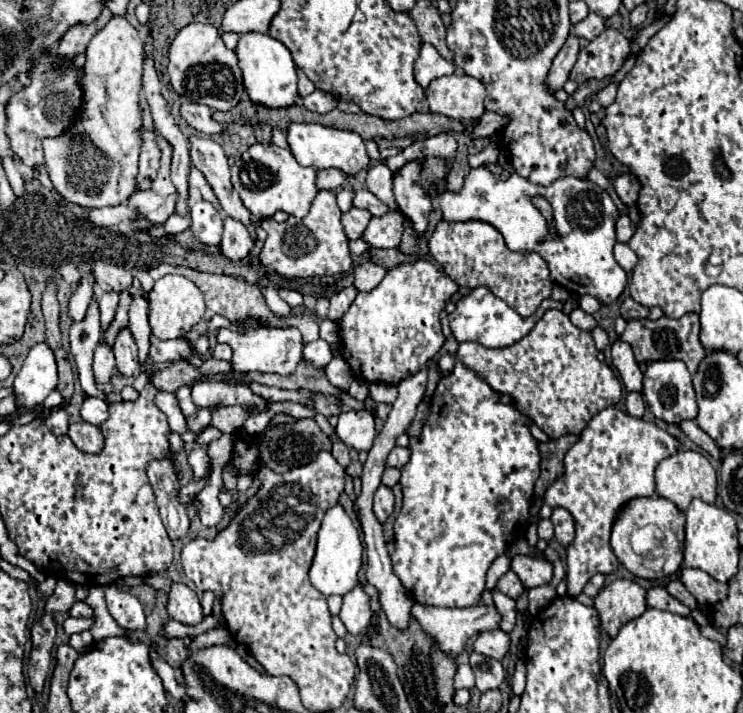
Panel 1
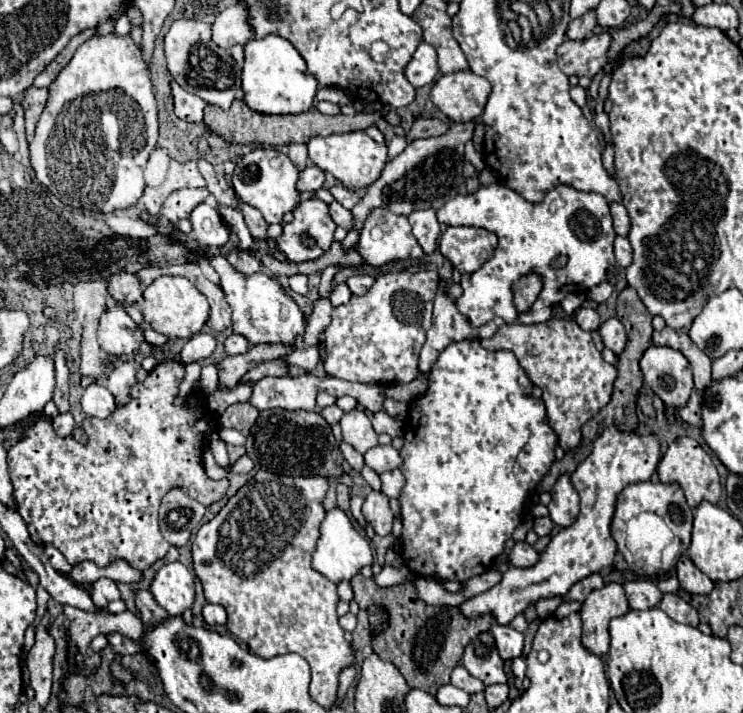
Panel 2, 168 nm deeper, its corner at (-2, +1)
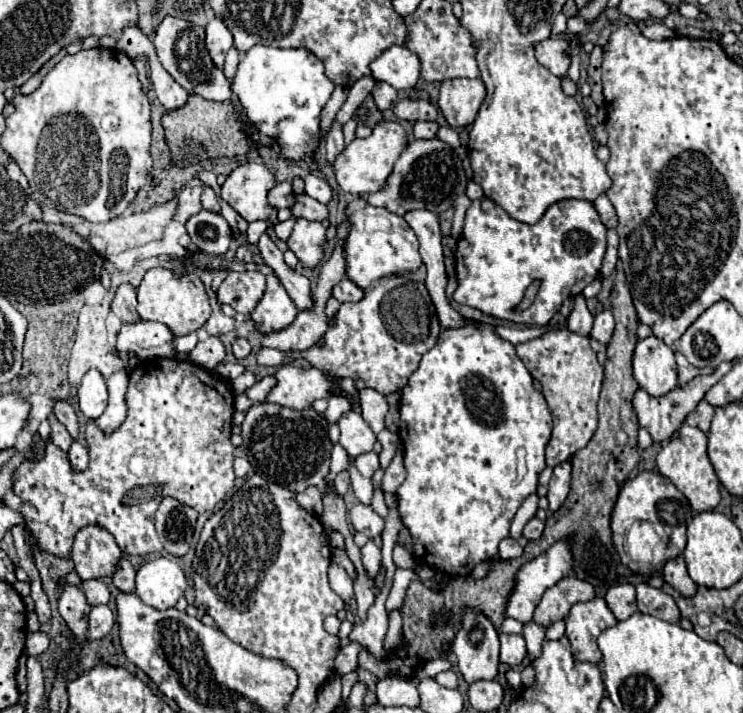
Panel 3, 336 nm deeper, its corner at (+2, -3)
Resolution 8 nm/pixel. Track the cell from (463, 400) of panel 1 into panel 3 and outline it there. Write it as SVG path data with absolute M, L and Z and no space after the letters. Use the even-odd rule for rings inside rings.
M468 320L466 326L442 330L440 332L440 338L438 338L438 344L430 352L426 352L422 356L418 370L410 376L408 384L402 388L400 418L406 424L404 426L406 428L404 464L406 464L408 474L406 474L406 480L402 482L402 486L398 488L396 498L398 498L398 510L400 510L400 516L402 516L402 522L404 522L404 526L408 528L408 532L410 532L410 536L414 540L414 556L422 564L428 564L432 568L444 570L450 576L470 576L472 570L474 570L474 566L478 562L484 562L484 560L490 560L490 558L496 558L498 556L498 542L502 538L506 538L508 528L510 528L510 522L512 522L518 506L530 494L536 492L538 474L546 468L544 448L546 448L546 444L550 440L550 434L552 434L552 414L548 410L548 404L544 400L544 394L532 386L532 376L526 370L526 366L522 364L522 360L516 356L514 344L510 344L508 340L502 340L494 332L492 326L488 326L484 322ZM518 448L524 448L528 452L526 454L526 466L528 466L528 470L526 470L524 478L518 476L518 464L516 464L516 452L518 452Z

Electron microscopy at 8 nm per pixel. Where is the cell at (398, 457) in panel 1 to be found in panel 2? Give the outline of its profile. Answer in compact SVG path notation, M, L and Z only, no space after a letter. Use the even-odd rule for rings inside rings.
M374 446L364 454L364 462L374 470L374 472L386 472L386 470L394 470L400 468L402 464L402 456L396 448L392 446Z

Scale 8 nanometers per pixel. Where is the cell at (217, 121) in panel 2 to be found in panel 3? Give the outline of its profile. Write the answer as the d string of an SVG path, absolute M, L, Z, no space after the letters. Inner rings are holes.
M190 94L186 106L164 112L162 126L166 134L166 144L170 148L172 164L176 166L192 166L192 164L200 164L202 160L212 160L222 156L234 158L254 148L254 144L248 140L248 136L242 130L248 124L240 120L238 108L232 102L210 102L198 94Z

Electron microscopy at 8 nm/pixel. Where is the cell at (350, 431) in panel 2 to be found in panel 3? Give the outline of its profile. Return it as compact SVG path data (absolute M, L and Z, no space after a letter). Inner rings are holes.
M346 412L340 422L340 446L344 446L344 450L350 456L360 456L364 452L370 452L374 442L376 442L376 434L370 430L370 426L364 422L364 418L360 416L360 412Z

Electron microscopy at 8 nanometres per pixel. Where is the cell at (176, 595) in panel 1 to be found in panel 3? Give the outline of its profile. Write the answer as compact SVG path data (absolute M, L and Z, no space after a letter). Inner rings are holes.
M154 558L136 570L136 596L158 610L176 606L188 582L178 562L168 558Z

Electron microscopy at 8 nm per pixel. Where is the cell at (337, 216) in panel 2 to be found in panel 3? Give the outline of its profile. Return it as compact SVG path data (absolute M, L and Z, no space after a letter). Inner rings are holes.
M300 194L290 210L296 218L306 218L306 220L326 220L328 218L328 208L320 204L318 200L310 198L308 194Z

